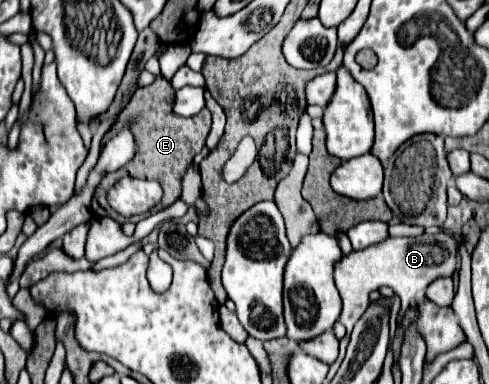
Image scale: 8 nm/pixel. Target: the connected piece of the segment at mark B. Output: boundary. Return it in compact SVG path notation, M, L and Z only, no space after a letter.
M440 232L440 234L422 234L418 238L388 238L376 246L370 246L366 250L344 256L334 268L334 280L336 280L336 286L340 290L342 304L344 304L340 322L350 332L370 302L368 294L372 290L378 290L380 286L390 286L394 290L394 294L398 294L401 300L397 317L397 324L399 324L410 302L422 298L424 290L436 278L452 276L458 270L462 244L466 244L464 234L454 236L448 232Z

